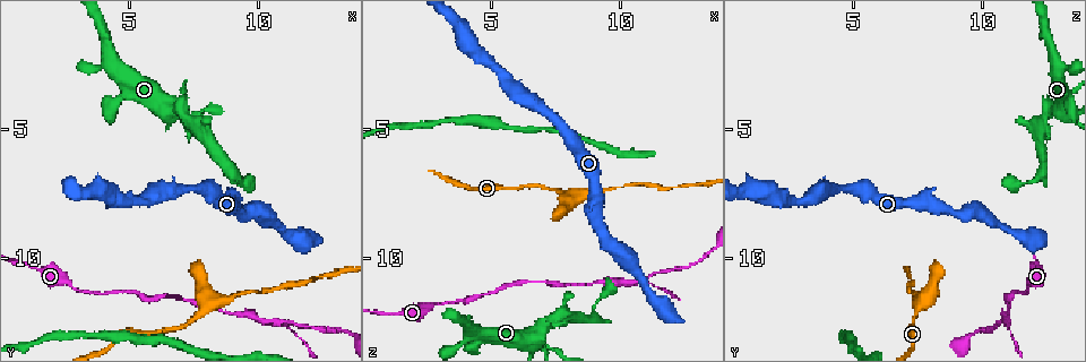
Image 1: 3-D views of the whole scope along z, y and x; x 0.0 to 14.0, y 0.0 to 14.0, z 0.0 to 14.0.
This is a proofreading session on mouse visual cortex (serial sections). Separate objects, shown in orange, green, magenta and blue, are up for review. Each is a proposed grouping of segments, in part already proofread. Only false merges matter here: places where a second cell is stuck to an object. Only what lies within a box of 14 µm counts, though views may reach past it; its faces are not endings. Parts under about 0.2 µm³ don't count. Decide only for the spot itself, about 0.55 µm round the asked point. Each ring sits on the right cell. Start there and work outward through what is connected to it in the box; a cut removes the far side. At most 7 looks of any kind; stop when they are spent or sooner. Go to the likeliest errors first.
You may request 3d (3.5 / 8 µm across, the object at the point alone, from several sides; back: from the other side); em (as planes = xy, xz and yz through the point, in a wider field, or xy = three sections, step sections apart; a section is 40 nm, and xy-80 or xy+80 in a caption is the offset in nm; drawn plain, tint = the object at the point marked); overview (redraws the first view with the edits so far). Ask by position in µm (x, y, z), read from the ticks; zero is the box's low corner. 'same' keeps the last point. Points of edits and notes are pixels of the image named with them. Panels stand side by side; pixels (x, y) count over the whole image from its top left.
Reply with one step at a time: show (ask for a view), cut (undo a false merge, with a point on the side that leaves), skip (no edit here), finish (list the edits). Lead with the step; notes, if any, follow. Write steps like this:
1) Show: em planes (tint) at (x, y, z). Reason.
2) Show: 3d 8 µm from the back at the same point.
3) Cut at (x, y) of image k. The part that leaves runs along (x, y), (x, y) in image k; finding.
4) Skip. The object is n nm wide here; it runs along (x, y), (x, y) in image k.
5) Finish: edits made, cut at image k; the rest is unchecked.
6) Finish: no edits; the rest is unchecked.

Show: 3d 8 µm at (10.7, 12.5, 10.9).

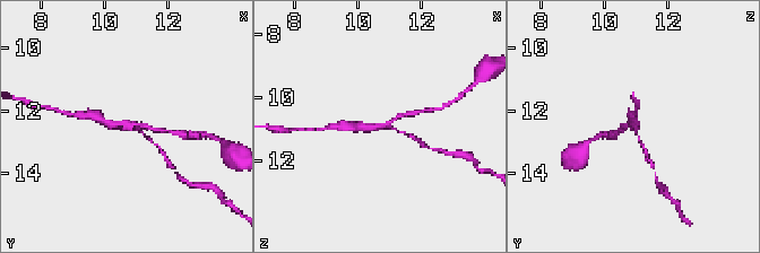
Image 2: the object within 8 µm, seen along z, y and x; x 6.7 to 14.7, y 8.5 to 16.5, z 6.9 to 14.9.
Show: 3d 3.5 µm from the back at (10.7, 12.5, 10.9). Zoom in.

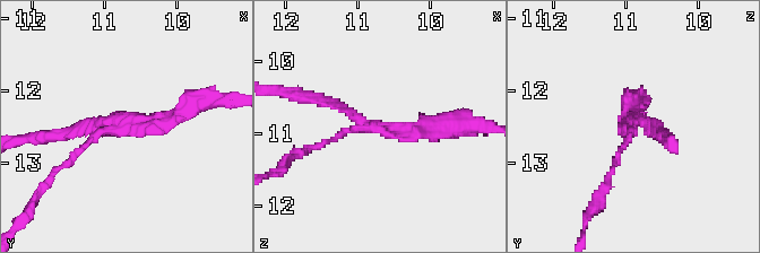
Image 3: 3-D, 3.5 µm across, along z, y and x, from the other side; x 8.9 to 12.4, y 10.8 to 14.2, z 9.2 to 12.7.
Show: em xy step 3 (tint) at (10.75, 12.50, 10.95). 3 arms meet here; the arms are 100, 150, 200 nm wide; now the EM.

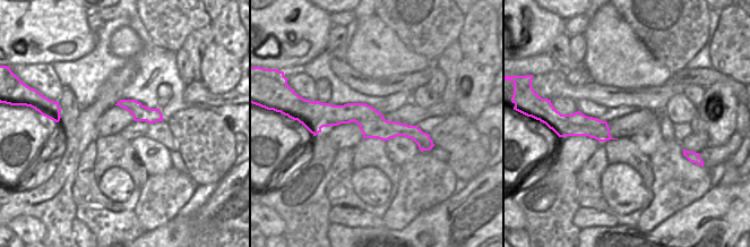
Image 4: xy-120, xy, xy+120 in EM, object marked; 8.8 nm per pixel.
Skip. It runs along (318, 115), (363, 115), (430, 144) in image 4; continuous, no second cell.

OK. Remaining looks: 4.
Show: 3d 3.5 µm from the back at (8.9, 11.5, 7.5). Thick turns thin.

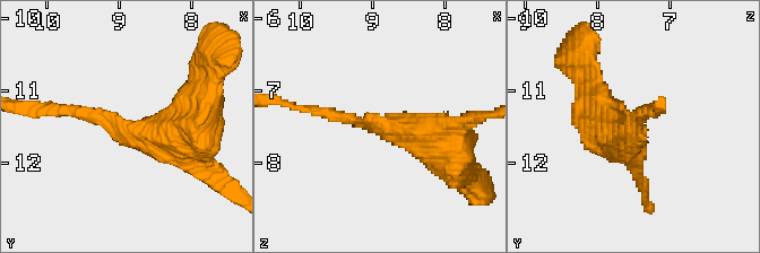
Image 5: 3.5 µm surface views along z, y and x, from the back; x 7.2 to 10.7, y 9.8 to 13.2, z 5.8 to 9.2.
Show: em xy step 5 (plain) at (8.85, 11.60, 7.50). The arms are 150, 500 nm wide; shape alone is not enough.

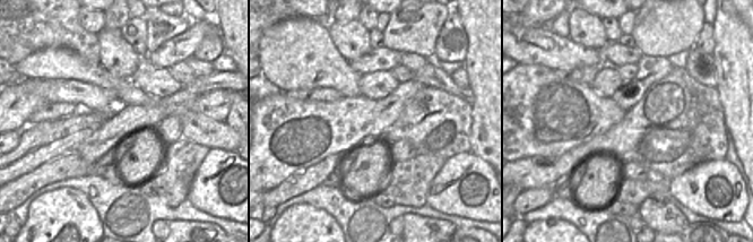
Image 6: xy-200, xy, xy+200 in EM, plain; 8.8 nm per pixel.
Show: em xy step 5 (tint) at the same point. With the object marked.

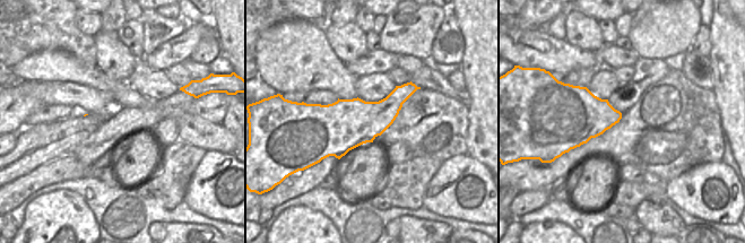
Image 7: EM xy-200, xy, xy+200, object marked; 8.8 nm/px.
Skip. It runs along (199, 157), (63, 108) in image 5; all the same cell.

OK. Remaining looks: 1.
Finish: no edits; the rest is unchecked.

